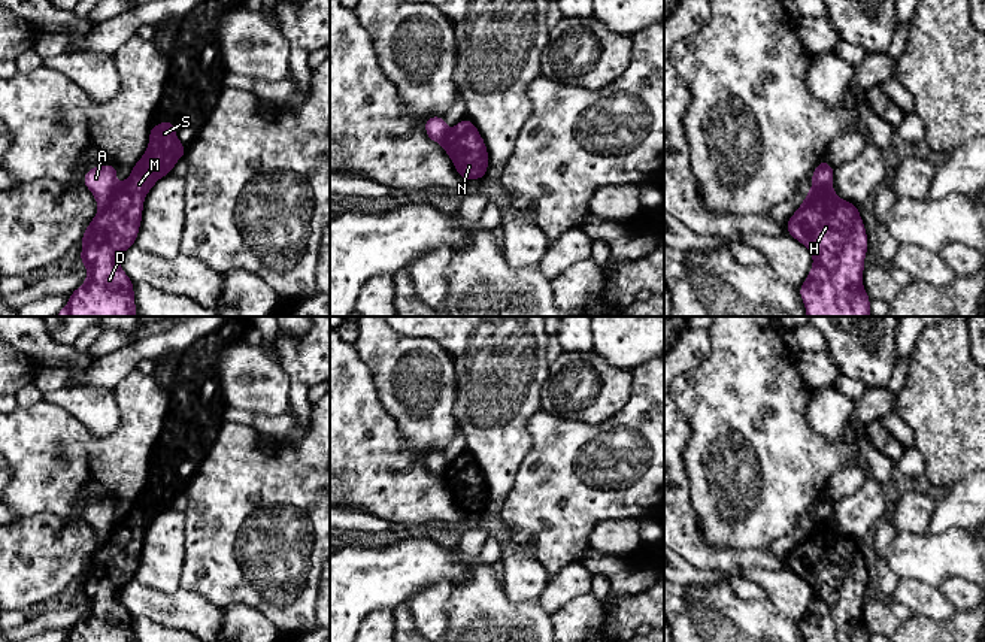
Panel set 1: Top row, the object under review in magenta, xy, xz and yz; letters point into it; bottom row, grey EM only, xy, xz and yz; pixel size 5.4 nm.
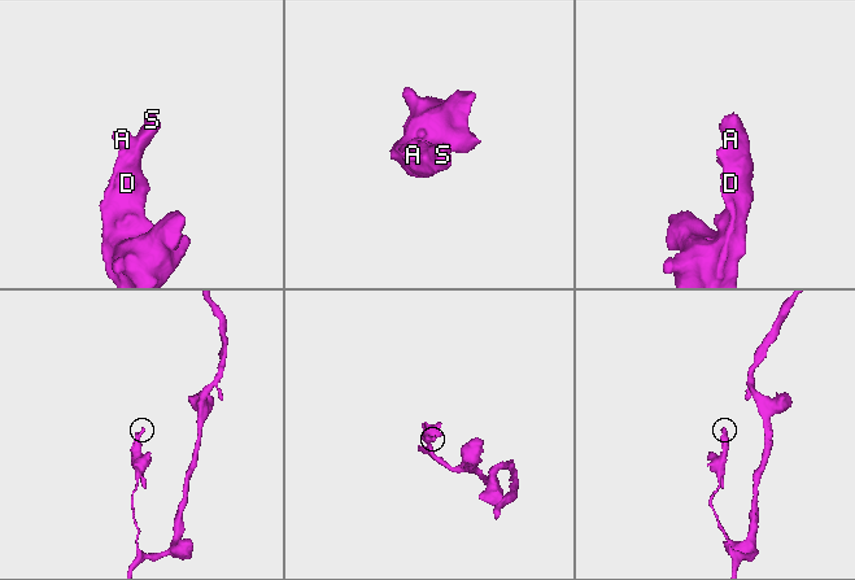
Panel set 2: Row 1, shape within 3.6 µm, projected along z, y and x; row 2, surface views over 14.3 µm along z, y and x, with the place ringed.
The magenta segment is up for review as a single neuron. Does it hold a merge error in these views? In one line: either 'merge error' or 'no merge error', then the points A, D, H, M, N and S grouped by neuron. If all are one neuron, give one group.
merge error; A / D H M N S

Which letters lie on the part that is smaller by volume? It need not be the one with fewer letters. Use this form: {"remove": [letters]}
{"remove": ["D", "H", "M", "N", "S"]}

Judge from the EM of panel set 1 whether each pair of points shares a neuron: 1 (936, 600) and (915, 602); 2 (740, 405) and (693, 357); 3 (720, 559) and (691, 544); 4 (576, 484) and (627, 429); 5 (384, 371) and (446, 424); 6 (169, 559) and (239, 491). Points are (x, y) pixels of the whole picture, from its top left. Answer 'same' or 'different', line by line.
1: same
2: different
3: same
4: same
5: same
6: different

